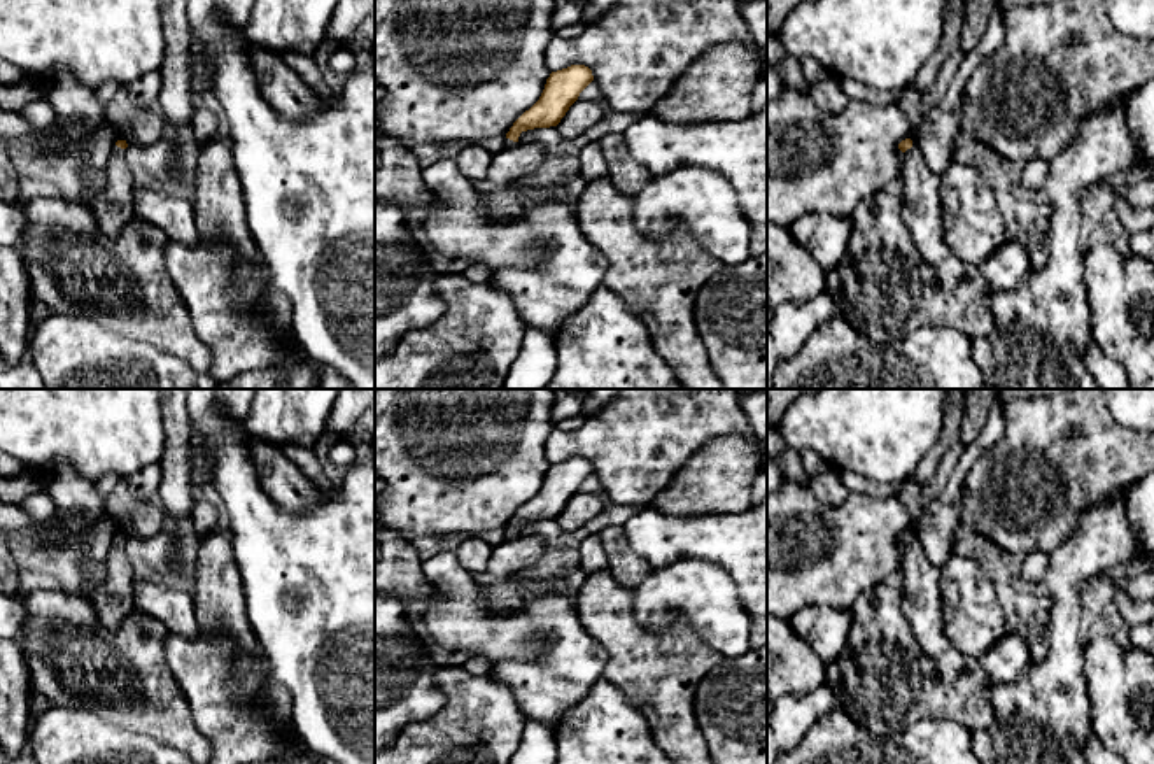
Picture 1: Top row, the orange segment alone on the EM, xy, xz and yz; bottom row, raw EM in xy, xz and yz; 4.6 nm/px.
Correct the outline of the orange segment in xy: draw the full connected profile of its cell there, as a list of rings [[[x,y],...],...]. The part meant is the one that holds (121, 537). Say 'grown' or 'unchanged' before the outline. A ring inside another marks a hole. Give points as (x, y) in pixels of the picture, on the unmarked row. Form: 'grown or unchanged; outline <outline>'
grown; outline [[[117,533],[103,547],[105,578],[91,594],[102,626],[110,631],[133,610],[133,569],[124,550],[126,540],[126,533]]]

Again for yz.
grown; outline [[[911,531],[902,533],[898,541],[904,545],[900,564],[904,573],[902,612],[923,652],[930,657],[940,657],[953,648],[946,636],[940,569],[930,562],[921,541],[914,540]]]

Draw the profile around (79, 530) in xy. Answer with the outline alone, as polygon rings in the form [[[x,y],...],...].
[[[84,513],[60,515],[54,519],[60,520],[63,527],[63,536],[74,543],[81,552],[89,552],[95,541],[95,527],[100,524],[100,519],[91,519]]]

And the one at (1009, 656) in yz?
[[[1017,626],[1012,633],[995,641],[979,661],[989,682],[1010,683],[1017,680],[1033,664],[1026,629]]]

